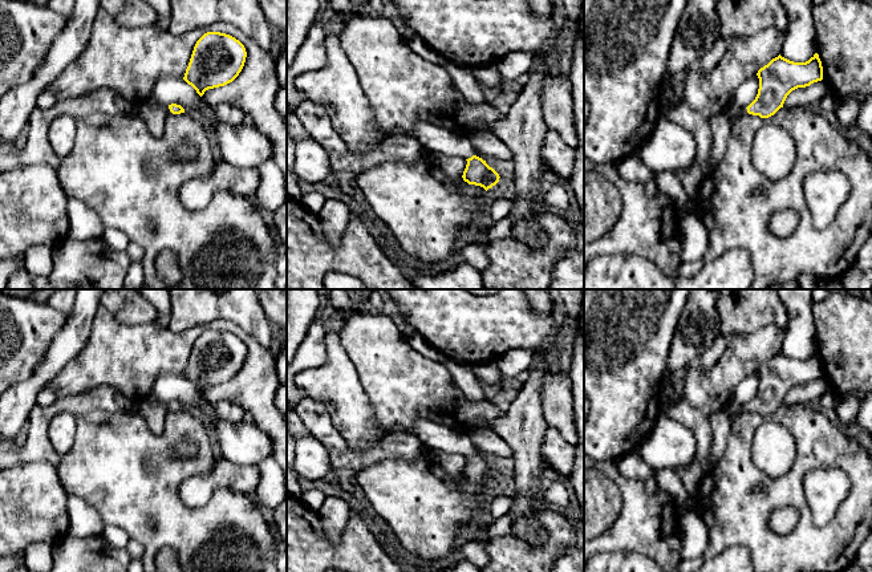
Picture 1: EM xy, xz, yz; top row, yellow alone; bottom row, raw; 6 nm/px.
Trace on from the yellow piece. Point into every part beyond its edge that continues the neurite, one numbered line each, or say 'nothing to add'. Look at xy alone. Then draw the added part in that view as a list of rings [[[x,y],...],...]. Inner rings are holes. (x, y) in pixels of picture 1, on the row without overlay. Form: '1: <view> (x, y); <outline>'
1: xy (153, 400); [[[149,397],[147,399],[151,405],[163,405],[166,407],[167,413],[173,411],[169,406],[169,402],[163,402],[163,401],[158,399],[157,397]]]

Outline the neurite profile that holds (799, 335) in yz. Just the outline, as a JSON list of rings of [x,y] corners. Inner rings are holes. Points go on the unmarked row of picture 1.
[[[776,289],[787,312],[787,326],[780,353],[806,360],[816,350],[814,321],[814,289]]]

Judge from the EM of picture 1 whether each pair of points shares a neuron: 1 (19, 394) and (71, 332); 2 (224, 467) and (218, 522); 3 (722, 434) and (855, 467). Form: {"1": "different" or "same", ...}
{"1": "same", "2": "different", "3": "different"}

